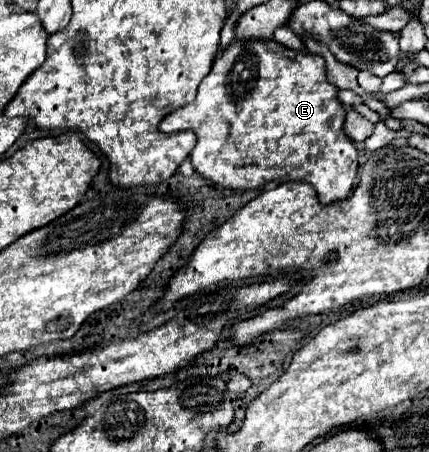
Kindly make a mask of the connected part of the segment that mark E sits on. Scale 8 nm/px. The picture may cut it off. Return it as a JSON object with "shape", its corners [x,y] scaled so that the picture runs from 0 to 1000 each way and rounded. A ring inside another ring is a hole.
{"shape":[[[627,88],[627,93],[543,93],[520,119],[510,119],[501,128],[492,159],[464,186],[464,204],[459,204],[455,226],[427,235],[427,239],[413,239],[394,257],[385,257],[380,270],[371,274],[371,288],[385,292],[385,296],[403,296],[403,292],[417,292],[417,288],[455,292],[459,319],[455,319],[455,327],[445,336],[445,363],[450,363],[455,381],[464,381],[473,394],[492,398],[497,407],[510,407],[510,412],[538,416],[538,420],[594,420],[594,416],[613,416],[622,403],[641,403],[641,398],[646,403],[664,403],[664,398],[716,403],[716,407],[725,407],[739,420],[739,438],[758,456],[758,451],[772,451],[772,447],[809,438],[818,429],[818,416],[823,416],[823,403],[828,403],[828,385],[832,385],[832,327],[800,296],[800,265],[804,265],[804,235],[786,226],[786,195],[776,186],[767,186],[762,173],[758,173],[758,133],[748,124],[739,124],[739,119],[683,115],[683,111],[664,106],[664,102]],[[627,367],[655,367],[655,372],[683,372],[683,376],[674,385],[664,385],[664,389],[650,389],[641,381],[641,372],[627,372]]]}

